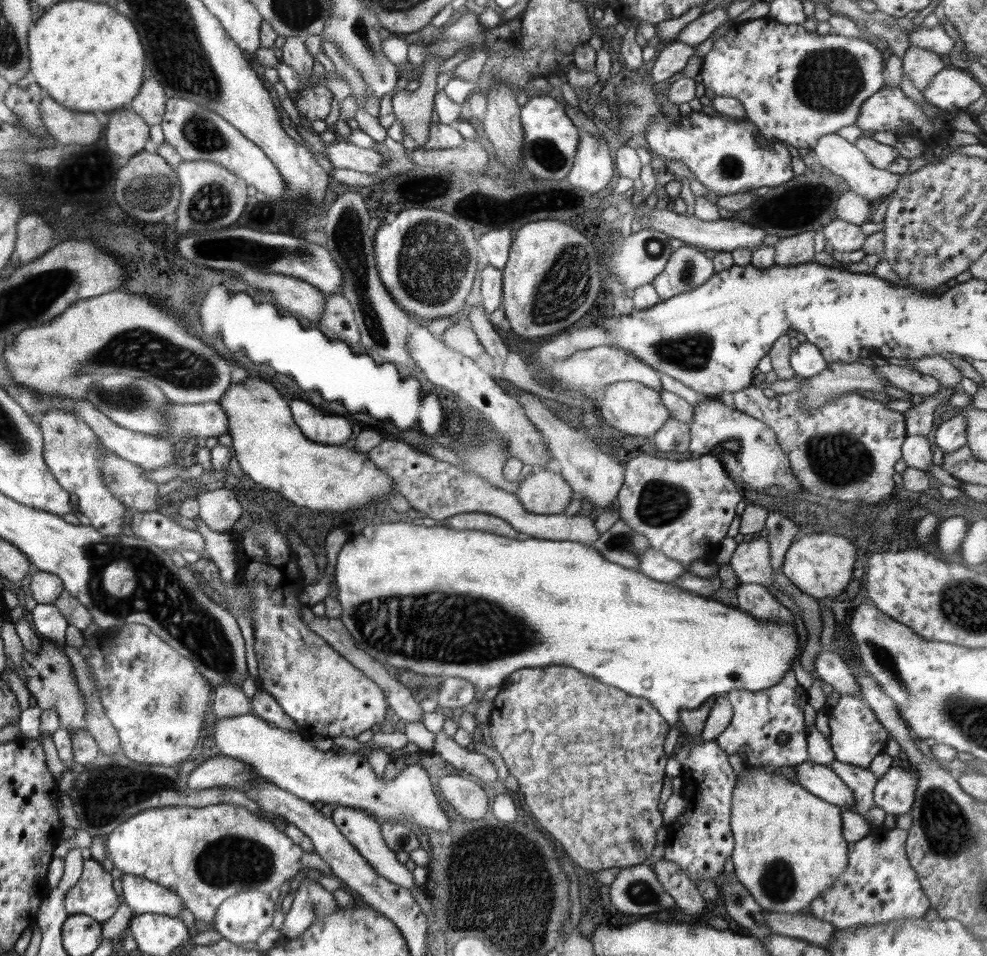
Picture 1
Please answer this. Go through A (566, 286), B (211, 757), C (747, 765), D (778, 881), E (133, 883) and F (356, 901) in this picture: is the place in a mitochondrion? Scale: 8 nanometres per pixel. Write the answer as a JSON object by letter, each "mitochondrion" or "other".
{"A":"mitochondrion","B":"other","C":"other","D":"mitochondrion","E":"other","F":"other"}

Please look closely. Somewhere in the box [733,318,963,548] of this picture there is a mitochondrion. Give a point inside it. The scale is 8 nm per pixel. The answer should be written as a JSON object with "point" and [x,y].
{"point":[833,452]}

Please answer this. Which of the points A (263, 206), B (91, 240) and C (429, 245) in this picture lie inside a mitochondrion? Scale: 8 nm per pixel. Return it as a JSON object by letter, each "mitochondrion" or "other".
{"A":"other","B":"other","C":"mitochondrion"}

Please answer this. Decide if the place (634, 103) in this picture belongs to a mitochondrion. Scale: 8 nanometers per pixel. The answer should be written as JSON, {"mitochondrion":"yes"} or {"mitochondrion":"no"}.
{"mitochondrion":"yes"}

